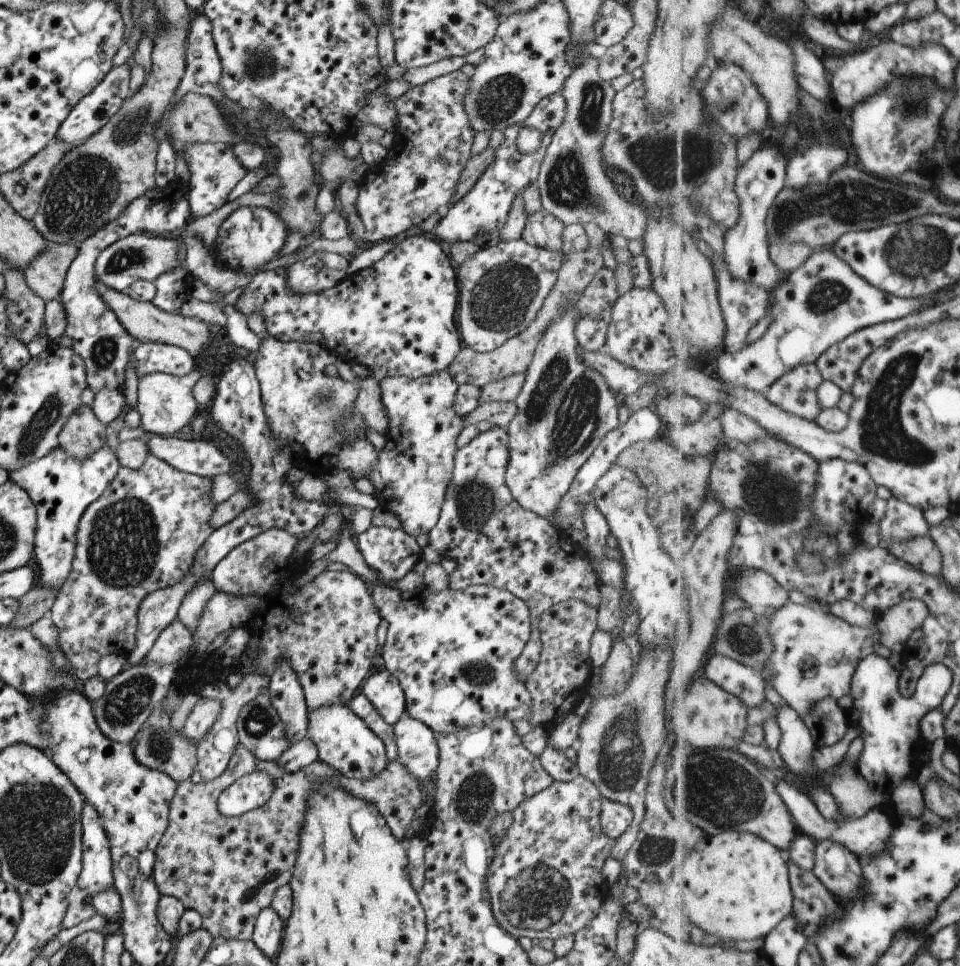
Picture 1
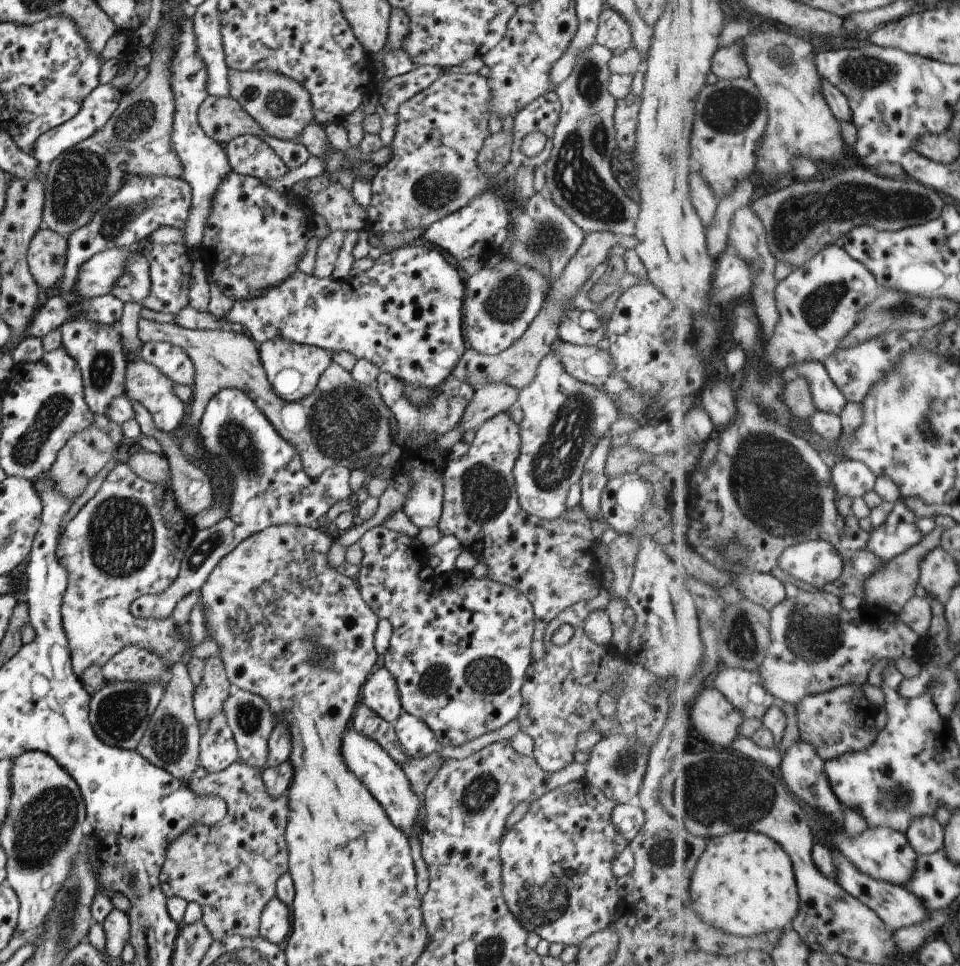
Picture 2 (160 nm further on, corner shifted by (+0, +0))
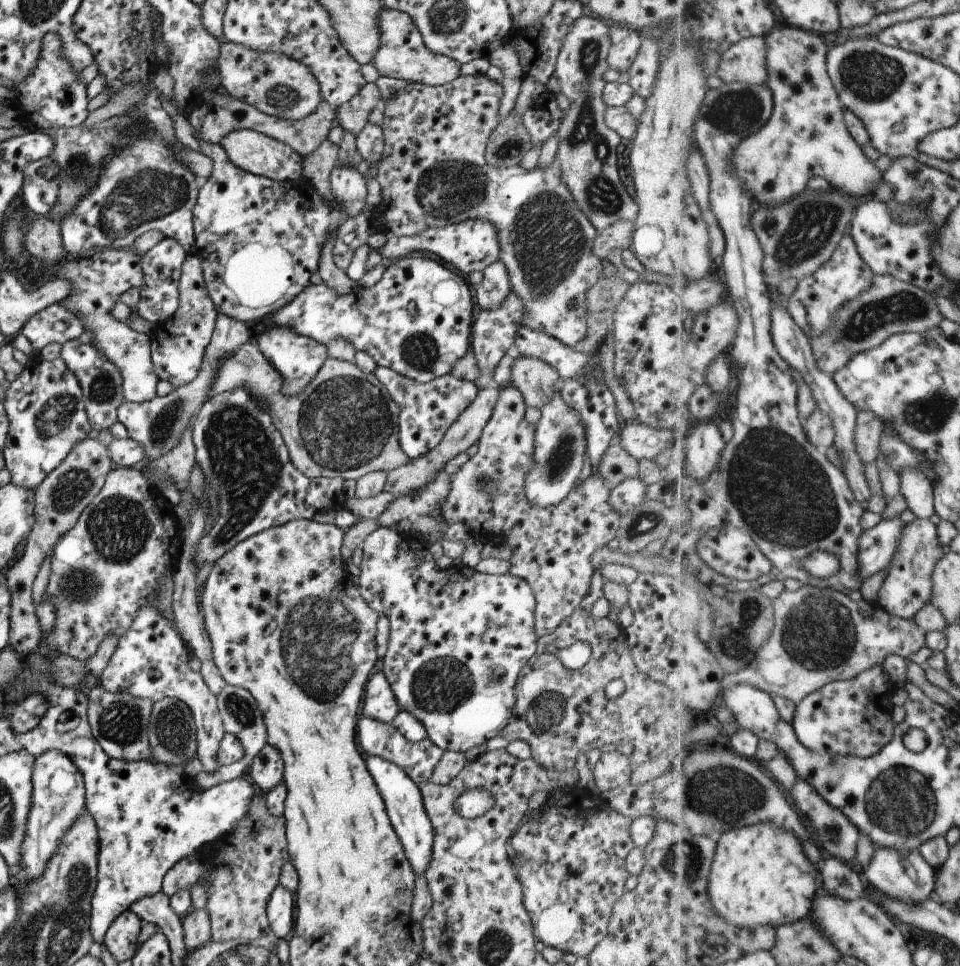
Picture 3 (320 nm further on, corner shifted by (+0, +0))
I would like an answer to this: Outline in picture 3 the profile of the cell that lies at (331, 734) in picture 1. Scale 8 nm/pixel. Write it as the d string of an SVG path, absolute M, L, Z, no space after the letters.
M364 756L367 772L371 775L386 808L391 828L401 843L405 858L415 876L424 876L431 860L431 847L434 837L430 820L425 814L422 796L416 785L398 766L379 757Z

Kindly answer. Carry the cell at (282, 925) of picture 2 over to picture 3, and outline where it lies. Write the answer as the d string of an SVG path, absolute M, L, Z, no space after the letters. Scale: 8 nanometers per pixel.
M279 884L271 891L266 904L270 932L278 939L287 939L294 923L294 895Z

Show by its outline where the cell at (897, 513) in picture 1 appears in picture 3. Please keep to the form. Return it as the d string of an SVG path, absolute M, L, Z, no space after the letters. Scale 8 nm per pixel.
M897 517L887 521L880 521L879 524L862 532L859 566L861 566L860 576L863 580L869 577L879 579L879 573L887 570L897 552L904 526L905 524Z

